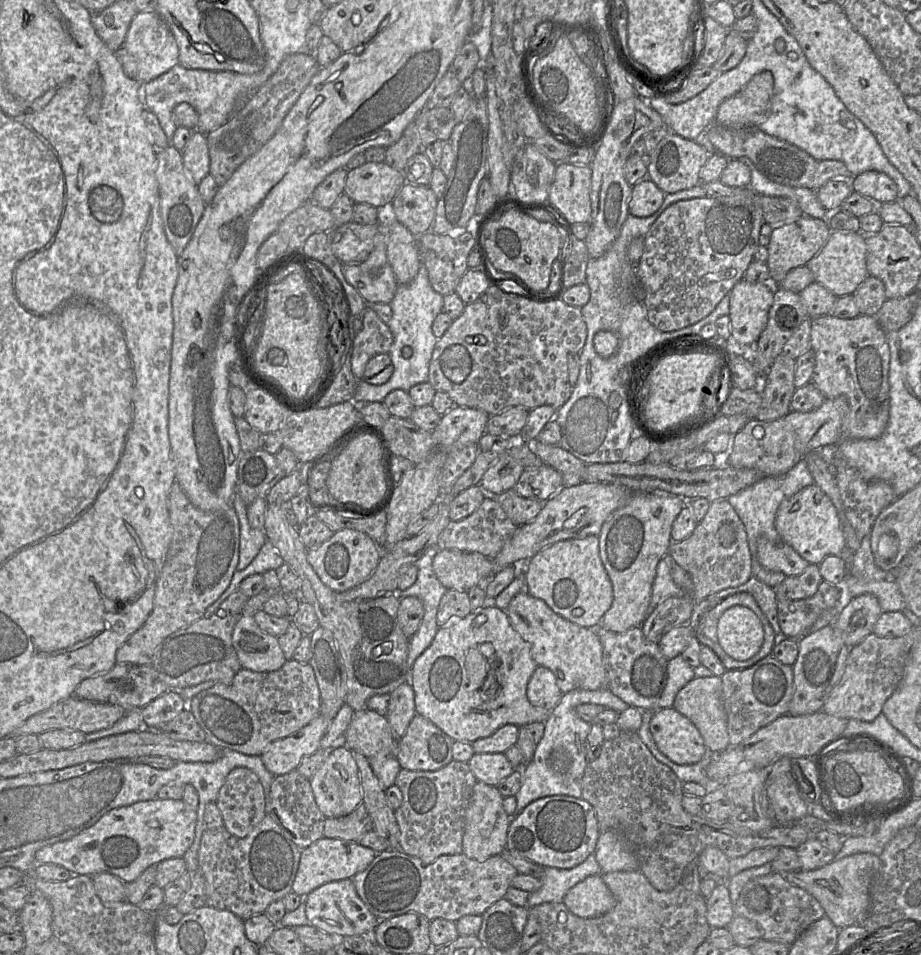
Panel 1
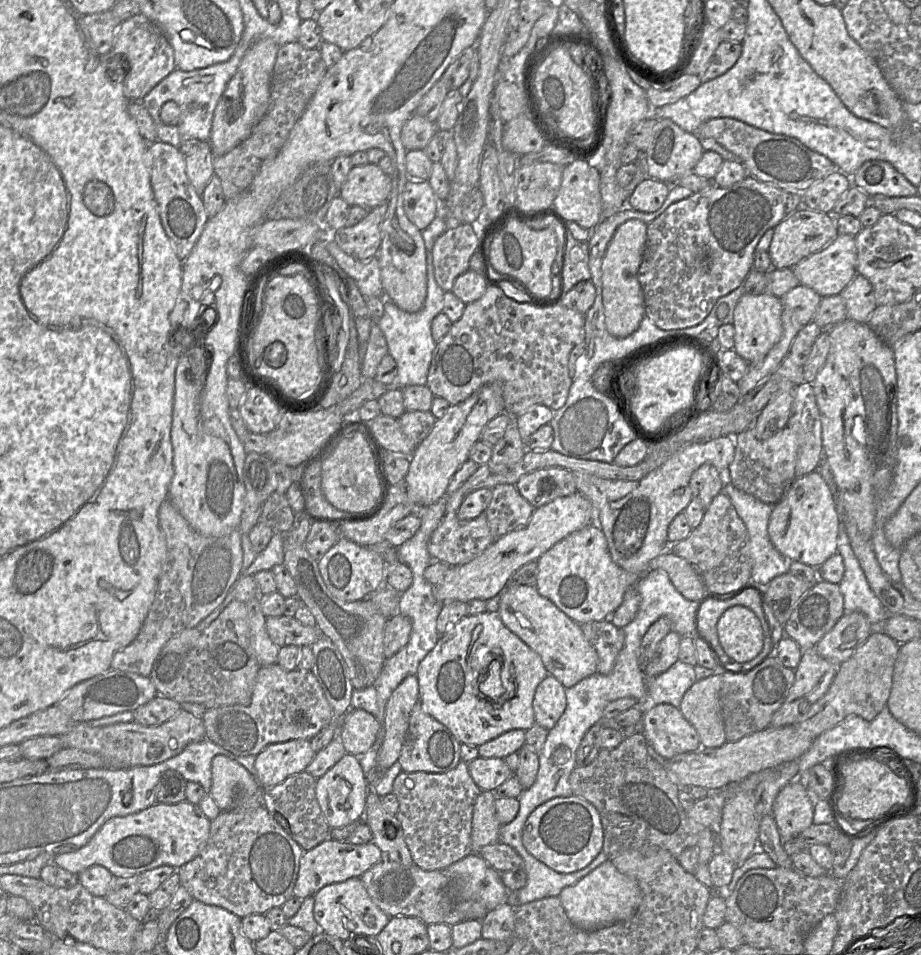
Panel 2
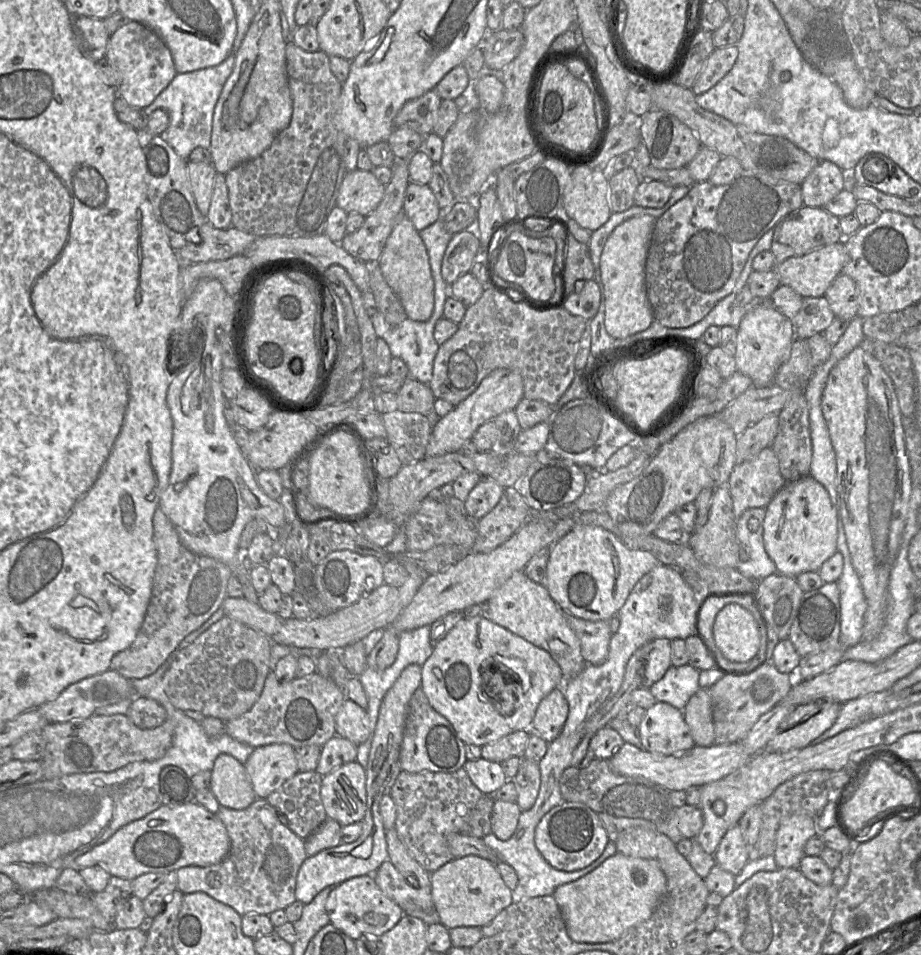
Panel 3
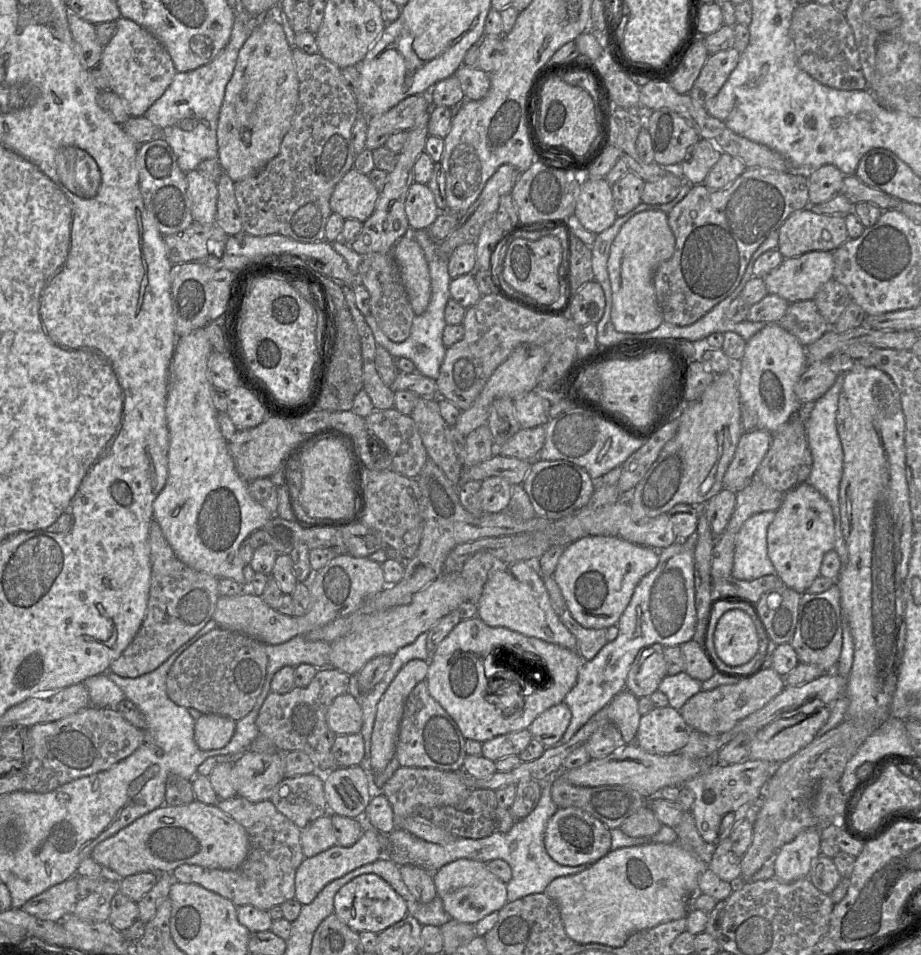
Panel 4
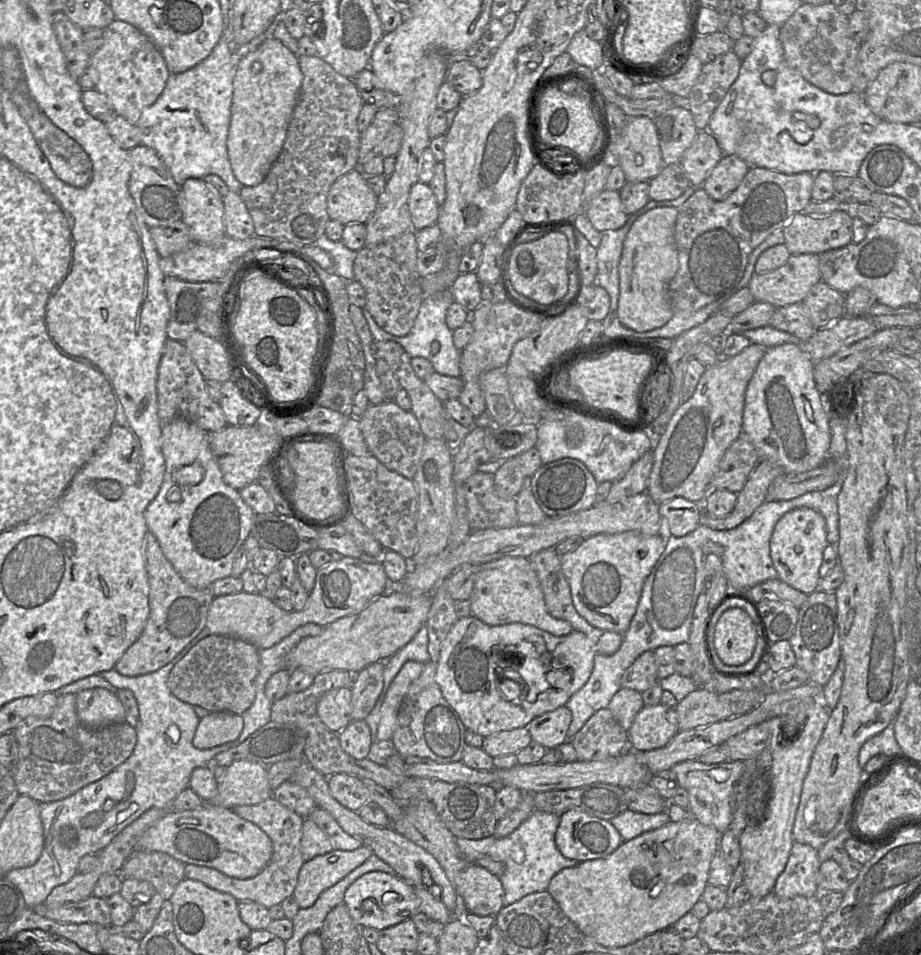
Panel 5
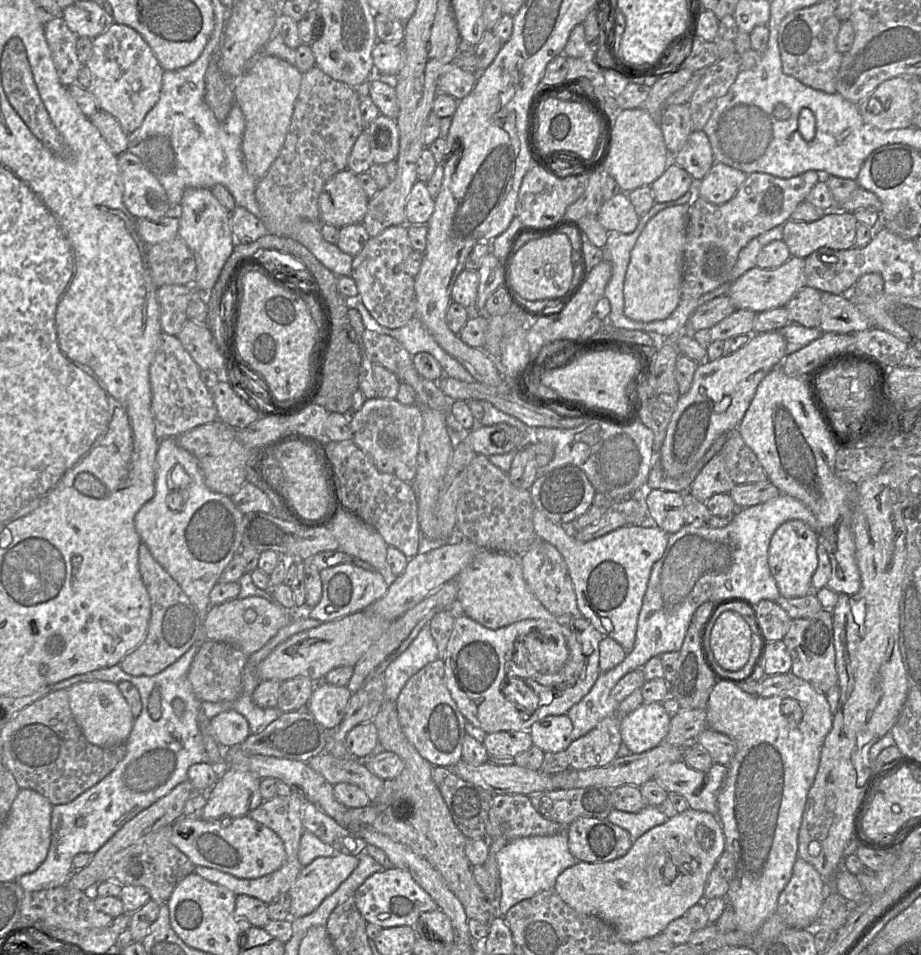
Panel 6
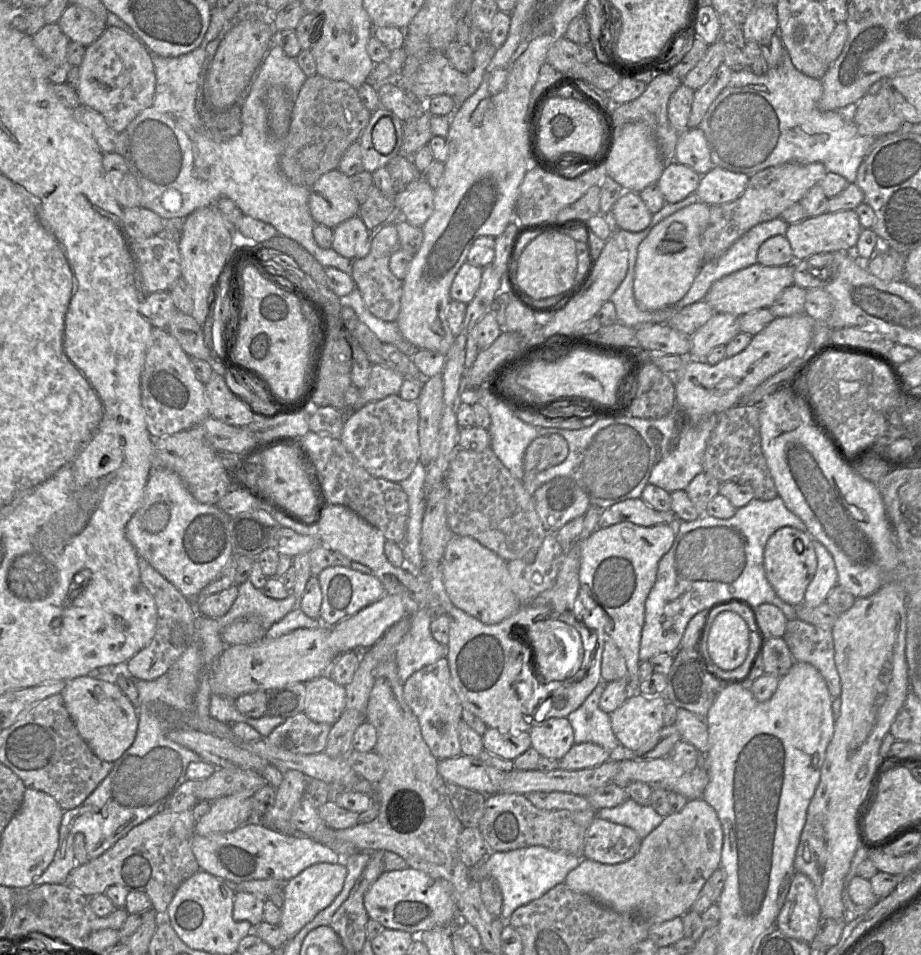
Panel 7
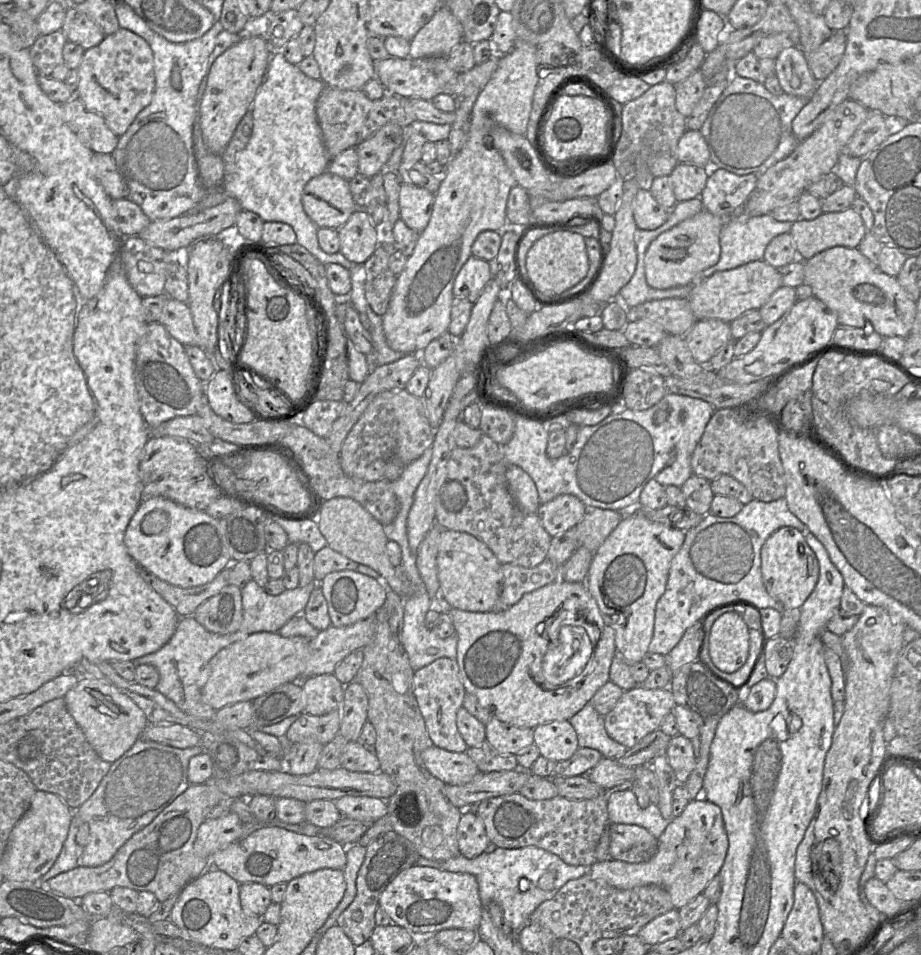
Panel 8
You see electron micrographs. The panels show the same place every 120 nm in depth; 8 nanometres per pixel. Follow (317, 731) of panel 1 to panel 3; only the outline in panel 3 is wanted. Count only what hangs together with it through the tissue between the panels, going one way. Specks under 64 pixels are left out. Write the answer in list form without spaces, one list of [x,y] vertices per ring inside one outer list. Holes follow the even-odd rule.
[[[268,744],[255,748],[244,767],[259,799],[266,799],[299,772],[296,749],[289,744]]]

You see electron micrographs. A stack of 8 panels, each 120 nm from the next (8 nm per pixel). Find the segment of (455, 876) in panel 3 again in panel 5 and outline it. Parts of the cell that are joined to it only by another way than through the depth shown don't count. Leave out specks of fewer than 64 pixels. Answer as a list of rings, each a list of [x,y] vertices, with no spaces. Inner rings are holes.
[[[478,864],[468,865],[456,876],[455,890],[468,913],[496,916],[504,907],[504,888],[500,877]]]

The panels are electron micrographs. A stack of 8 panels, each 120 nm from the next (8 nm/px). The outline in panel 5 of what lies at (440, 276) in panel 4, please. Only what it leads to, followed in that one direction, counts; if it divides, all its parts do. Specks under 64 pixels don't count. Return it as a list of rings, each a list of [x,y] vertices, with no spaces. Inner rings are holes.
[[[451,289],[426,296],[421,303],[414,325],[406,336],[394,336],[384,331],[378,326],[366,308],[362,308],[362,313],[368,323],[373,340],[397,342],[411,358],[423,357],[429,360],[436,373],[444,376],[460,377],[461,351],[455,347],[453,342],[453,331],[446,323],[446,313],[452,302],[454,302],[454,300]]]

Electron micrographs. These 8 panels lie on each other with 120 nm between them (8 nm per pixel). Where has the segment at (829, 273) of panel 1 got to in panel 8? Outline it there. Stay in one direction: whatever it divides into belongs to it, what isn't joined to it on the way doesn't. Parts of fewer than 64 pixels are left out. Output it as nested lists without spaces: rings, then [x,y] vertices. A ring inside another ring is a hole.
[[[757,260],[714,273],[692,290],[688,301],[697,321],[719,319],[730,323],[750,310],[759,310],[781,286],[782,277],[778,269],[764,260]]]

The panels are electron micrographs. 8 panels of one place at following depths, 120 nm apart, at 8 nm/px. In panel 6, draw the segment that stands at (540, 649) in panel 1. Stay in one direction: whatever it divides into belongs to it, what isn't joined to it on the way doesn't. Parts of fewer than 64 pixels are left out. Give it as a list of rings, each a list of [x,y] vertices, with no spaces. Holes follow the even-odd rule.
[[[490,550],[480,551],[454,579],[457,584],[457,600],[466,616],[489,629],[499,629],[525,619],[556,621],[568,625],[572,616],[555,616],[534,596],[523,576],[519,557]]]

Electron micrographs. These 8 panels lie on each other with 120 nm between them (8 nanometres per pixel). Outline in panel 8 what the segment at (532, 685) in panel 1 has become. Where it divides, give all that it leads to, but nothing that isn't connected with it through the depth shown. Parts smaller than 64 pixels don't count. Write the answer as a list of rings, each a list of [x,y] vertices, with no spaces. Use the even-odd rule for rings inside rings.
[[[569,720],[552,721],[533,728],[534,744],[541,756],[559,762],[570,758],[578,749],[578,738]]]

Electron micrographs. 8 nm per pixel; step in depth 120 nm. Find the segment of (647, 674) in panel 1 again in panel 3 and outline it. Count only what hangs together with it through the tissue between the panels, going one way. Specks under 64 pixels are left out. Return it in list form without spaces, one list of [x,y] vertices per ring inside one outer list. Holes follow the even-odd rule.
[[[563,610],[562,614],[580,640],[586,664],[602,664],[608,657],[610,640],[613,636],[609,620],[584,620]]]

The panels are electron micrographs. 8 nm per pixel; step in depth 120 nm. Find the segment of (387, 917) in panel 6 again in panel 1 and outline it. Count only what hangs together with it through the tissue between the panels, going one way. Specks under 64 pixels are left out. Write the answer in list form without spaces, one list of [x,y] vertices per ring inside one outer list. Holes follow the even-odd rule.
[[[352,879],[323,884],[310,892],[305,899],[309,924],[329,934],[341,937],[371,935],[379,922],[359,897]]]

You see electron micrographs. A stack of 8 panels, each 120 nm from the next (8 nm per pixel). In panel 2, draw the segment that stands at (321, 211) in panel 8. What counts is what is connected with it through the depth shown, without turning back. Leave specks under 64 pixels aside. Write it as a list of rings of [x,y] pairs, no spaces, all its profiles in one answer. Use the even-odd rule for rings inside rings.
[[[377,164],[353,166],[339,189],[339,196],[351,206],[373,209],[387,202],[392,178]]]

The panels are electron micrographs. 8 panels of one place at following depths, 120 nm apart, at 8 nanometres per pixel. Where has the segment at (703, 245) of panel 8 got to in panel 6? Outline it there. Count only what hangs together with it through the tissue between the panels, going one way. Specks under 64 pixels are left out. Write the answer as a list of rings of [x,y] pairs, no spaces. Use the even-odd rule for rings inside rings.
[[[690,205],[668,207],[653,216],[644,227],[630,254],[623,296],[624,314],[635,322],[668,318],[681,302],[683,255]]]

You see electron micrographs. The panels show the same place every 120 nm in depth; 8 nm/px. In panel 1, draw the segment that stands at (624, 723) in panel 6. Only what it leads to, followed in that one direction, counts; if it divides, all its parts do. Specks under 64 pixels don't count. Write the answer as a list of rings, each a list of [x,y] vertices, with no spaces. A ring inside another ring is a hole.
[[[673,707],[653,713],[650,731],[659,751],[676,764],[696,764],[707,754],[697,727]]]

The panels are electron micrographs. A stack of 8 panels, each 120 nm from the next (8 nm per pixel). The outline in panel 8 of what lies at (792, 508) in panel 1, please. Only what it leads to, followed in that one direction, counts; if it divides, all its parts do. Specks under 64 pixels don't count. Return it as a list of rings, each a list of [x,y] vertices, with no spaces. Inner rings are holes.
[[[784,526],[773,532],[761,548],[761,574],[770,596],[789,613],[796,613],[817,583],[818,559],[800,530]]]

